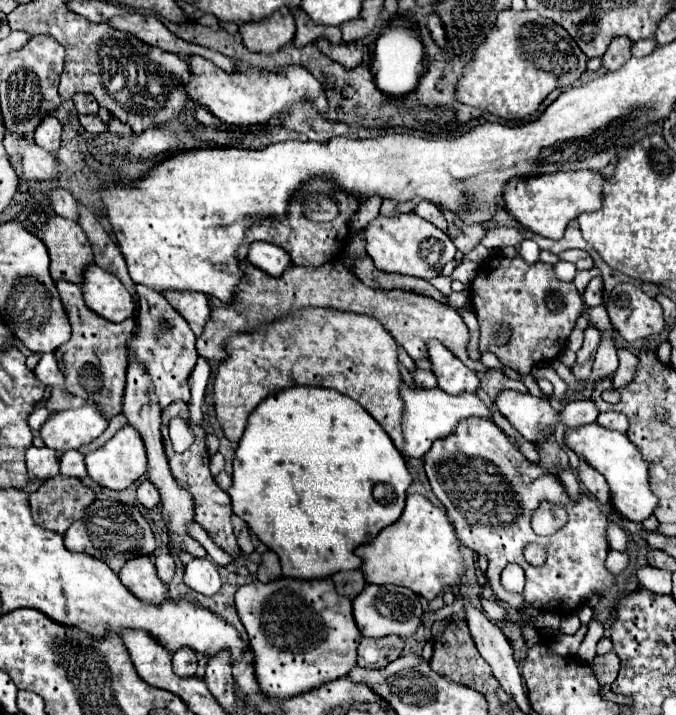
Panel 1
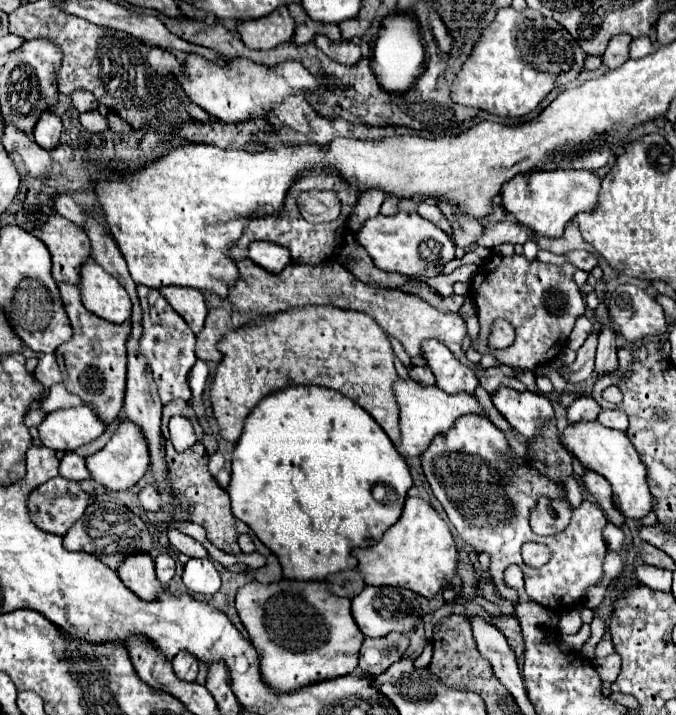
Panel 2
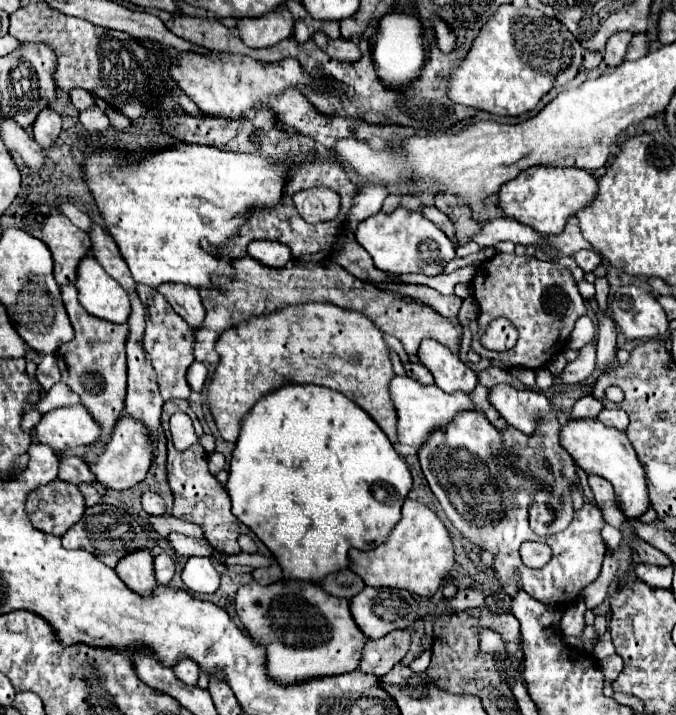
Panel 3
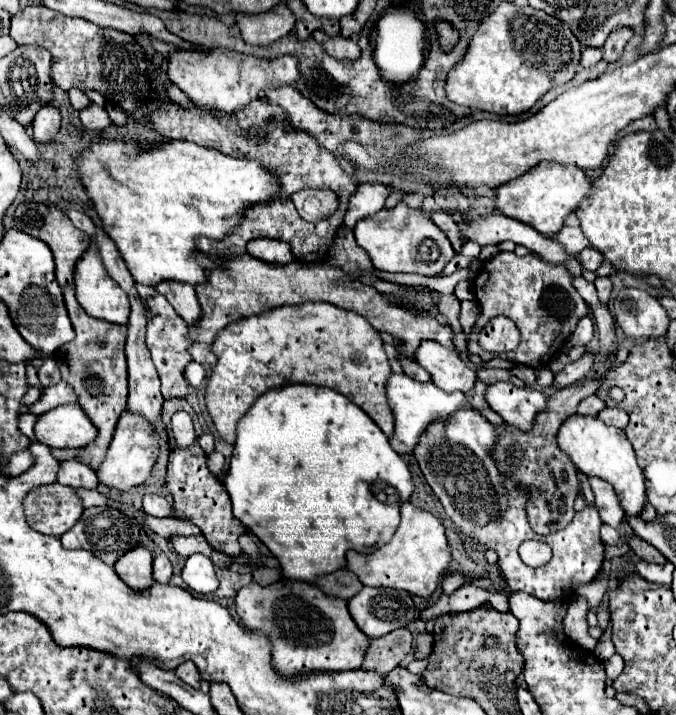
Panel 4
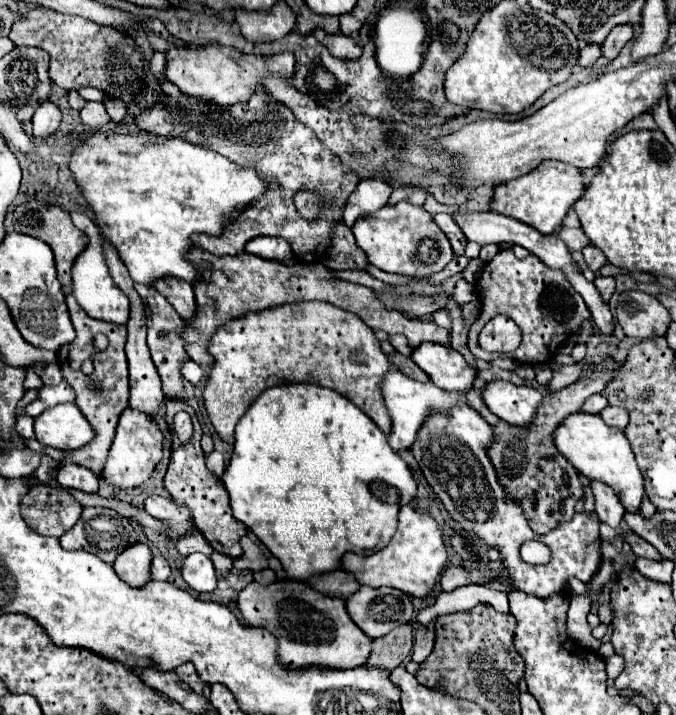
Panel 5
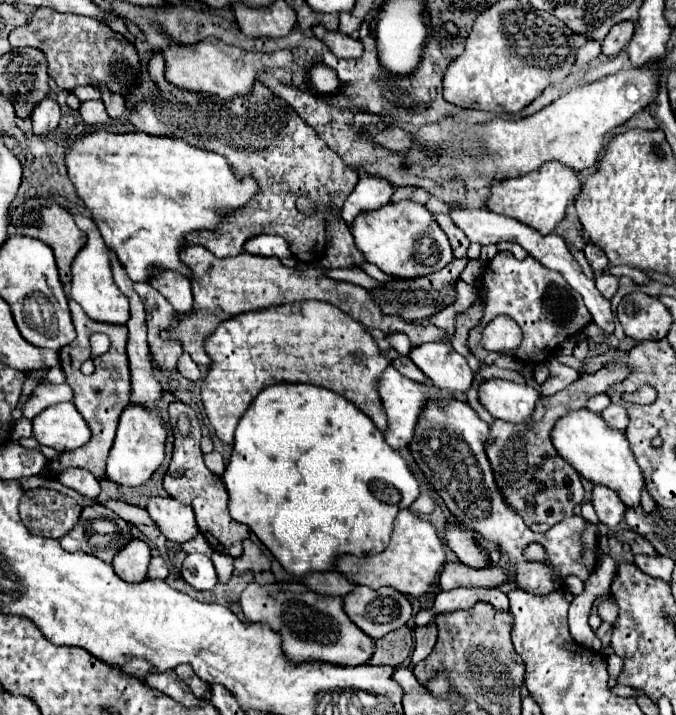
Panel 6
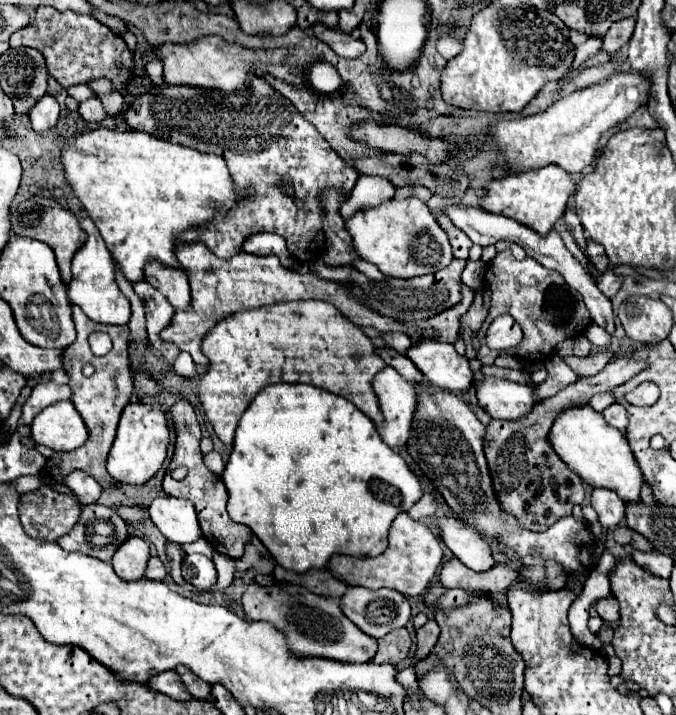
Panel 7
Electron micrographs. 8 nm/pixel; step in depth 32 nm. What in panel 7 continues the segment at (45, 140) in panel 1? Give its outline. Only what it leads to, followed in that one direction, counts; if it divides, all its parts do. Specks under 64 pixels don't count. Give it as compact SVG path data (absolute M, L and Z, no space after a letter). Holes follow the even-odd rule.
M44 94L44 96L28 110L28 118L30 118L32 128L34 128L36 132L44 132L44 130L56 126L58 114L60 114L60 106L58 106L56 98L50 96L50 94Z

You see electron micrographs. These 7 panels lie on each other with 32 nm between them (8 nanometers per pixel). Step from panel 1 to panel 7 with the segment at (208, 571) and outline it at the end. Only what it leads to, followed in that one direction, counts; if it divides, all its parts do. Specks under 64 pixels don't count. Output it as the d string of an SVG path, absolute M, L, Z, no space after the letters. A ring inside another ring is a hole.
M188 554L182 560L182 576L196 588L208 590L216 584L216 568L214 562L202 554Z

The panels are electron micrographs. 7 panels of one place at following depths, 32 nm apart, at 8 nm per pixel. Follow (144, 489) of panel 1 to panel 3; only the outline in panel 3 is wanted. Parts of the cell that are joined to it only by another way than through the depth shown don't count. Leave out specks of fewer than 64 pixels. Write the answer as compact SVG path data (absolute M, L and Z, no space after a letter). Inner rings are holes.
M144 492L142 508L144 508L146 514L152 514L152 516L166 514L166 502L156 492Z

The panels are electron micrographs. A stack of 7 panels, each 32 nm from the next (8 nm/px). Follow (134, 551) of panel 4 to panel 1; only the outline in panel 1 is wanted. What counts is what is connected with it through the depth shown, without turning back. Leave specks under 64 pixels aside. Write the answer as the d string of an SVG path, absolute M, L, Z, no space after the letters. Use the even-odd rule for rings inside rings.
M136 556L128 560L118 572L122 584L142 602L162 602L168 598L168 588L158 580L154 560L150 556Z

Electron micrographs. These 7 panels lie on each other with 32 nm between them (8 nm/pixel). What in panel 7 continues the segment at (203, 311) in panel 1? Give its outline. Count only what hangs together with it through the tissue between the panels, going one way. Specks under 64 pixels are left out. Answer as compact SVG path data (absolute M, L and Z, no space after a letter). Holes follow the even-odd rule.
M152 260L144 266L144 280L150 282L156 290L160 290L176 310L188 308L190 286L188 286L188 278L186 278L184 270L164 266L162 262Z

